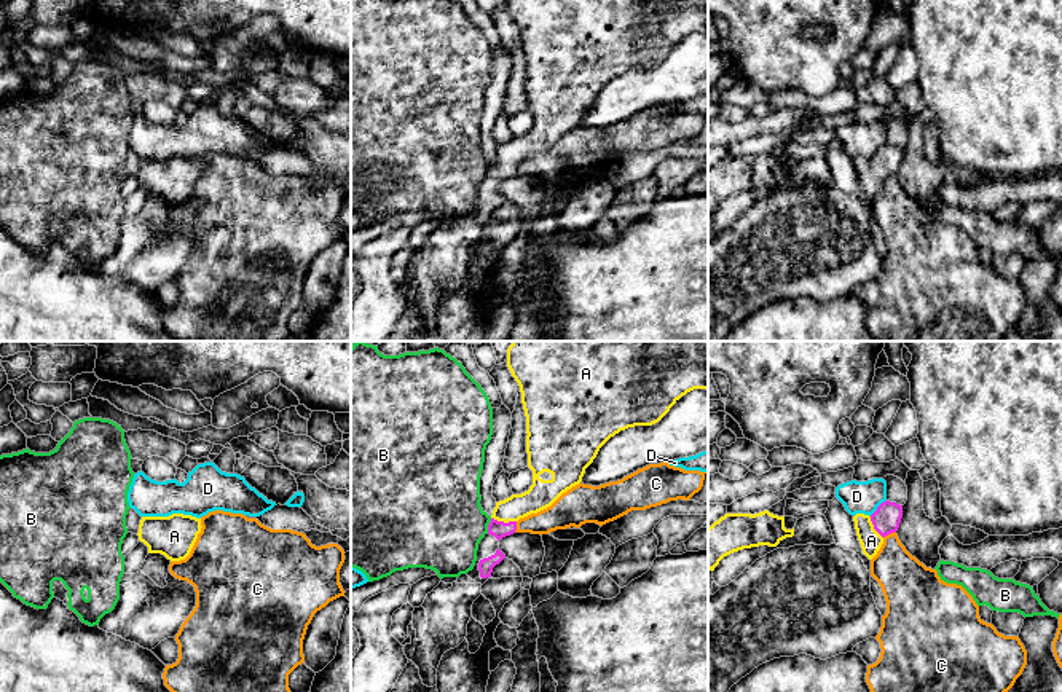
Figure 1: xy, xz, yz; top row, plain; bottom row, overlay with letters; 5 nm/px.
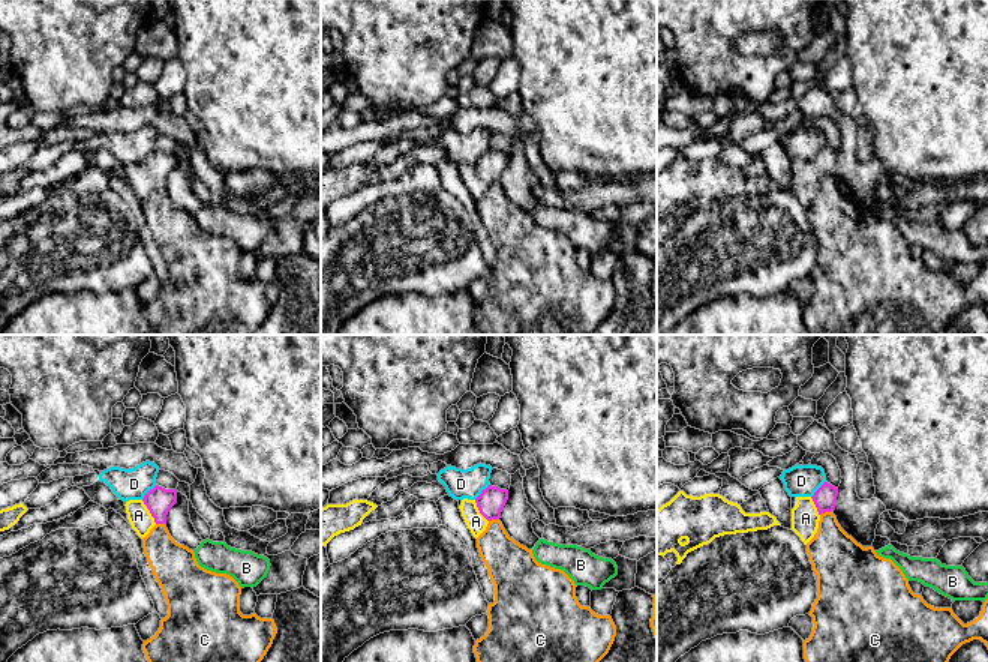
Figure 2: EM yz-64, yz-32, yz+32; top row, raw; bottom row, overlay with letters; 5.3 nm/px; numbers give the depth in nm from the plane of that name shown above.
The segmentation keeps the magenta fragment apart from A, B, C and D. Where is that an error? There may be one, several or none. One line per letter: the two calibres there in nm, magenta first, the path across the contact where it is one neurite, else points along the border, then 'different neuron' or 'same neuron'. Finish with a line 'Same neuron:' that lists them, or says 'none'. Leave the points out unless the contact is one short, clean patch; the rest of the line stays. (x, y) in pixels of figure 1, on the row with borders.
A: 90 nm thick on the magenta side, 140 nm on the other; runs through xz (499, 530), (503, 522), (519, 506), (542, 493); same neuron
B: 90 nm thick on the magenta side, 460 nm on the other; border along xz (491, 518), (487, 531); different neuron
C: 140 nm thick on the magenta side, 240 nm on the other; border along yz (895, 531), (884, 538); different neuron
D: 140 nm thick on the magenta side, 160 nm on the other; border along yz (885, 499), (869, 515); different neuron
Same neuron: A

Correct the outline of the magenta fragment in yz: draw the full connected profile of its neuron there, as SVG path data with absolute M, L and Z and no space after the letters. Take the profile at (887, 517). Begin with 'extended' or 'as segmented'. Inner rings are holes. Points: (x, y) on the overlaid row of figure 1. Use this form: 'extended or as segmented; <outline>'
extended; M885 501L869 517L856 513L853 517L858 541L863 553L872 560L883 544L883 537L896 533L903 518L903 505Z

